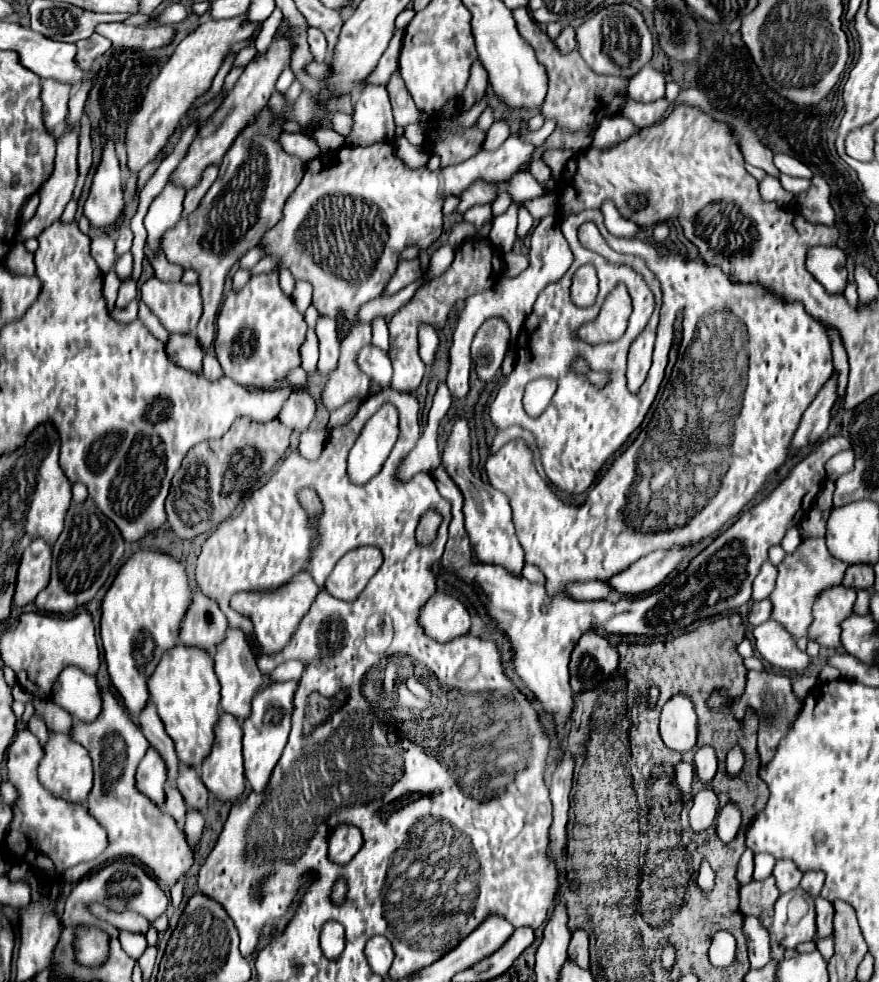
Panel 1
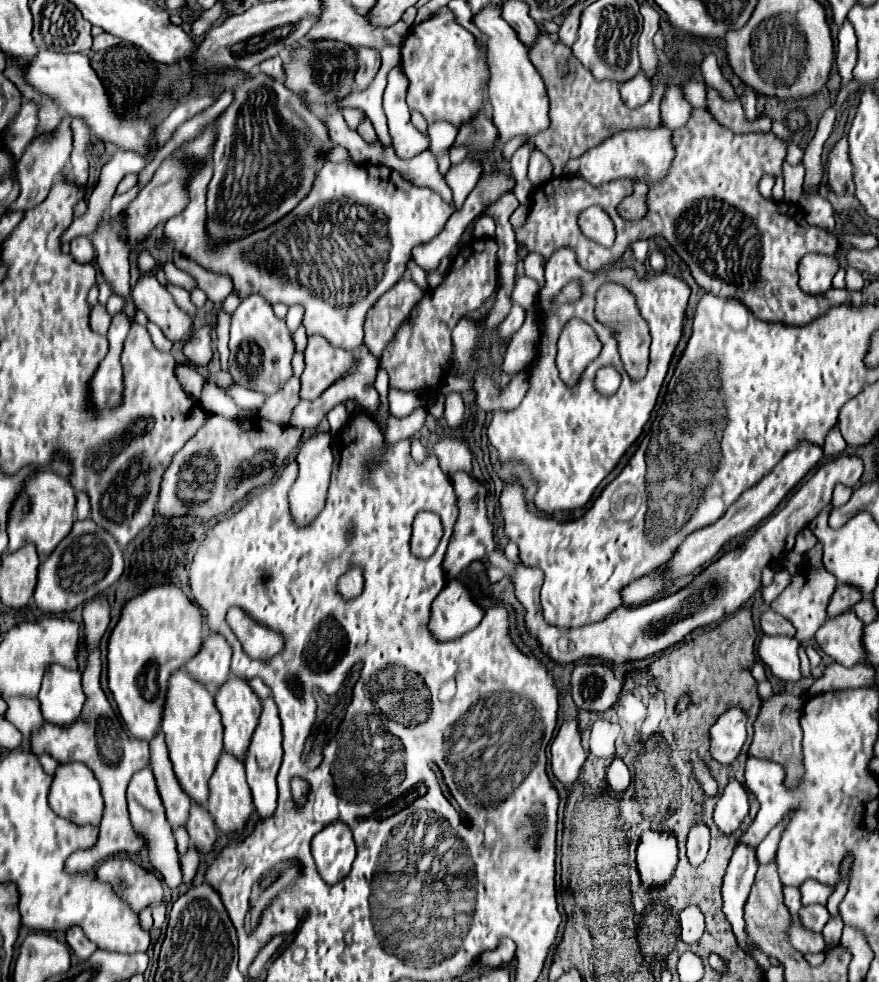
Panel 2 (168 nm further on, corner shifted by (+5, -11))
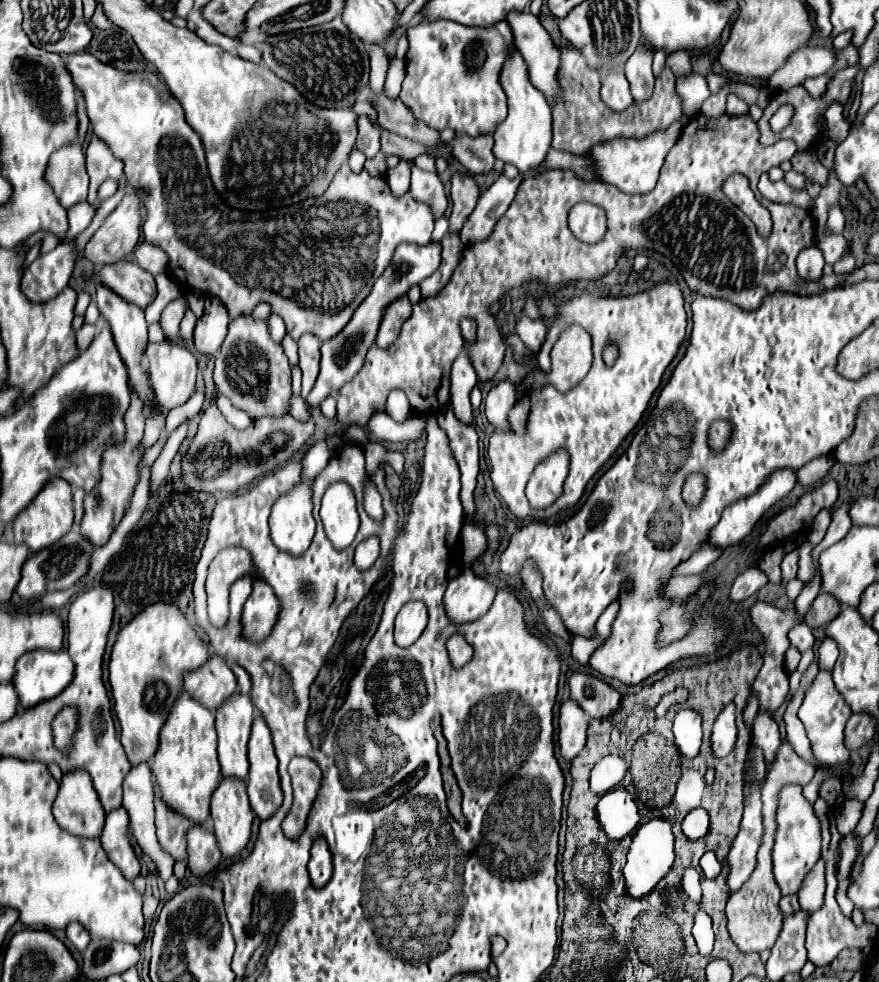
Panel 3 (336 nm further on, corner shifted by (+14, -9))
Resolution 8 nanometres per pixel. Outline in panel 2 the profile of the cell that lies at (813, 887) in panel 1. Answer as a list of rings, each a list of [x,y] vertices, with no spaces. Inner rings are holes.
[[[805,880],[801,884],[801,902],[807,906],[807,904],[827,904],[827,898],[833,894],[835,888],[829,888],[829,884],[821,884],[817,880]]]

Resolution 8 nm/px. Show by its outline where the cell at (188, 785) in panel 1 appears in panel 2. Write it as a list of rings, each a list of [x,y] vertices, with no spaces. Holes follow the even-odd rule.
[[[193,804],[191,806],[191,816],[187,822],[187,832],[191,838],[191,844],[197,848],[201,854],[209,854],[215,848],[217,842],[217,826],[213,818],[209,816],[207,808]]]

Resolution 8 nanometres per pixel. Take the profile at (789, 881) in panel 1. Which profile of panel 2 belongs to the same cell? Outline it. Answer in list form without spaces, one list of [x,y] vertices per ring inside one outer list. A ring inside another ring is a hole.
[[[785,886],[785,888],[783,888],[783,894],[785,894],[785,906],[789,908],[789,912],[791,912],[791,914],[797,914],[797,912],[799,912],[799,908],[803,906],[803,904],[801,904],[799,888]]]

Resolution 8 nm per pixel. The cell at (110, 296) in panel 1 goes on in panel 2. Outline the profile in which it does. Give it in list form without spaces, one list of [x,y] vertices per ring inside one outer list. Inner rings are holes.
[[[97,304],[93,310],[91,310],[91,328],[97,332],[97,334],[107,334],[109,330],[109,322],[111,322],[111,316],[107,314],[105,306]]]

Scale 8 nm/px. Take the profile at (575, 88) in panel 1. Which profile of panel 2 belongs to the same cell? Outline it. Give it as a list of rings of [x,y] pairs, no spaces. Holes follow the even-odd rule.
[[[541,34],[537,44],[529,50],[529,58],[541,74],[551,100],[551,126],[549,130],[539,132],[533,138],[533,144],[545,152],[549,160],[553,160],[553,176],[563,174],[567,160],[579,158],[585,150],[601,144],[617,132],[661,126],[661,100],[667,90],[665,84],[655,84],[651,100],[647,100],[641,108],[631,110],[619,98],[619,84],[615,80],[595,80],[573,56],[571,48],[561,44],[561,40],[551,38],[549,34]]]

